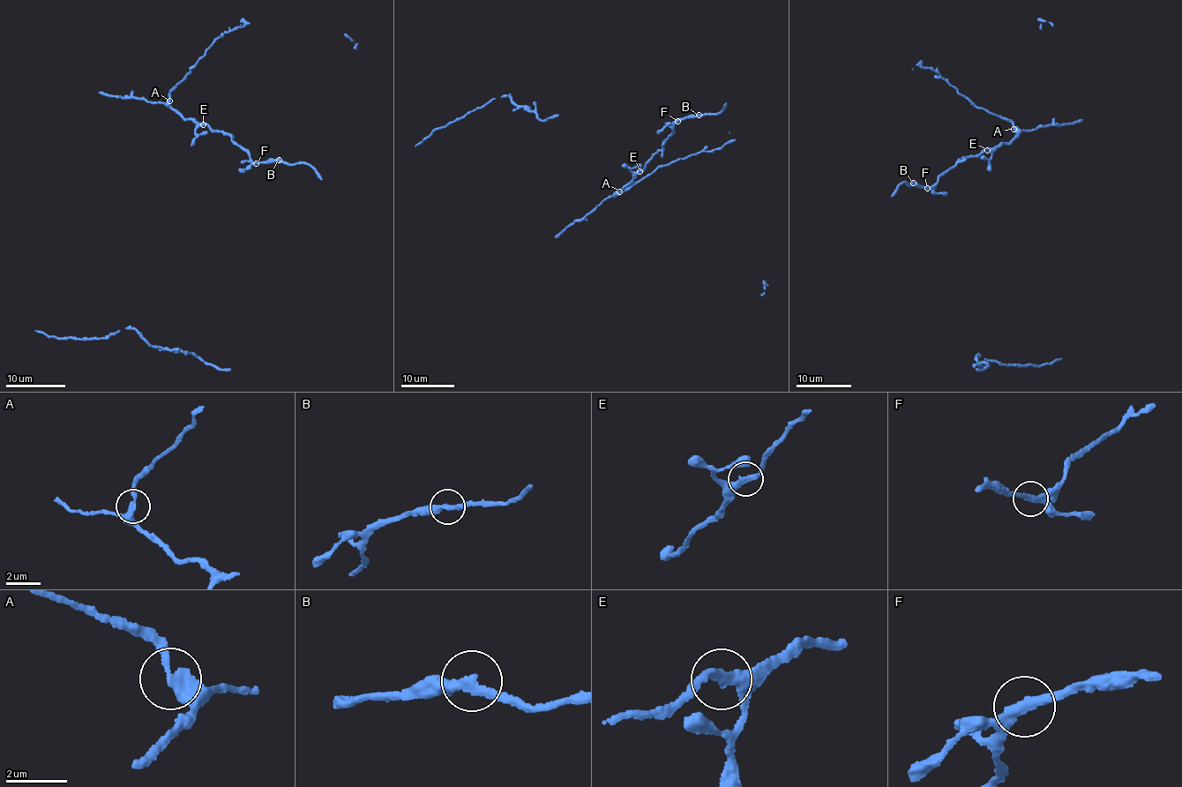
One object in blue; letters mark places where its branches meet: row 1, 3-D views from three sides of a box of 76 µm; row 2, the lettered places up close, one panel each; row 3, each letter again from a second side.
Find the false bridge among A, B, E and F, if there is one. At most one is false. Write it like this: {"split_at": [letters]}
{"split_at": ["A"]}

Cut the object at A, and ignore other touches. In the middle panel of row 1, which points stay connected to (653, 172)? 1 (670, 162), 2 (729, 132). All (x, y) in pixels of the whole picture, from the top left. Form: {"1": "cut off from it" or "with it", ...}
{"1": "with it", "2": "with it"}

